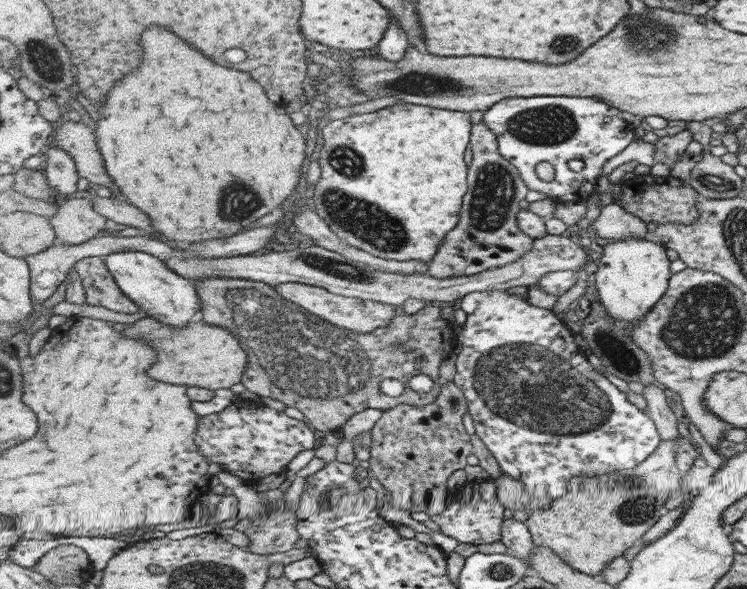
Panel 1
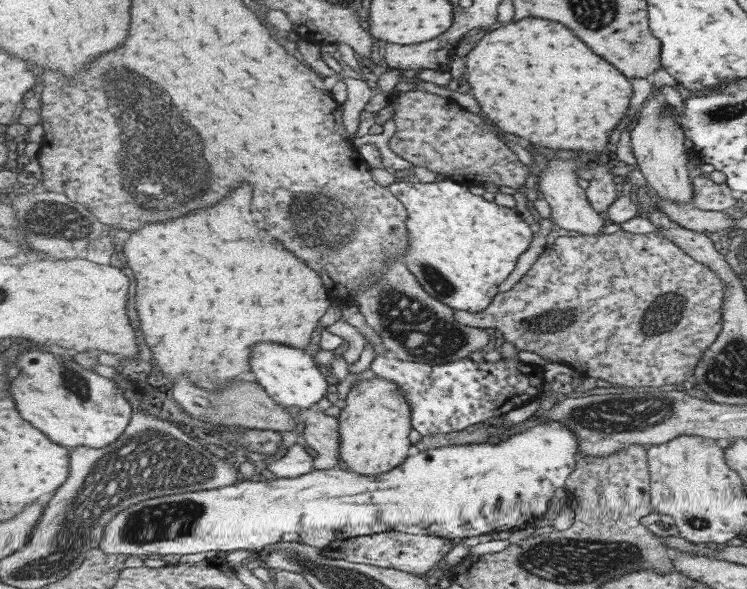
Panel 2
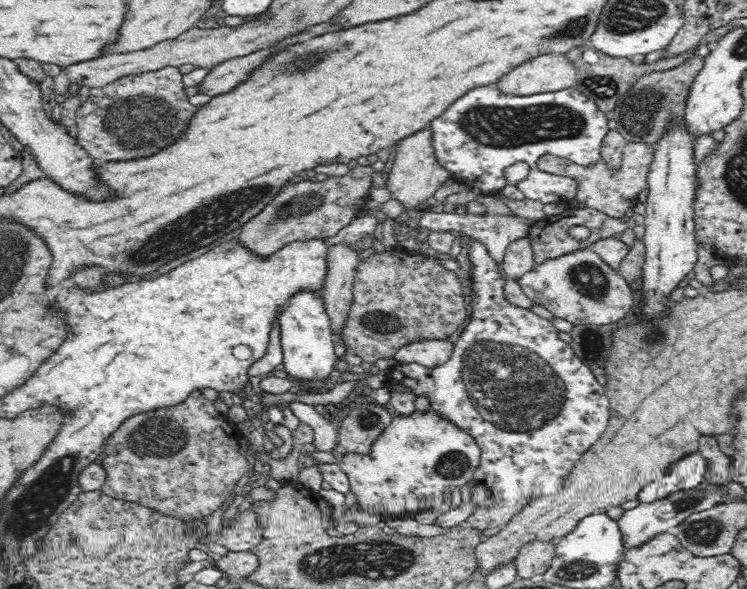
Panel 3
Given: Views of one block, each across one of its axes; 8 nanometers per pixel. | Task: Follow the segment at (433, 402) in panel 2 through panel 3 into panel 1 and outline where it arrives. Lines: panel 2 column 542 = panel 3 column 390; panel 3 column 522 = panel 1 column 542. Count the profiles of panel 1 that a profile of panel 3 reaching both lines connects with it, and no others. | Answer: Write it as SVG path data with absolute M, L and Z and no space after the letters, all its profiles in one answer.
M491 290L485 292L472 292L458 301L458 307L468 316L463 325L462 331L458 334L458 341L463 349L456 358L456 375L453 382L463 389L464 395L470 404L470 416L472 417L476 435L483 441L485 447L491 452L498 464L509 476L519 479L527 488L525 494L528 495L525 503L522 503L515 510L525 510L528 513L539 508L550 507L551 502L561 498L569 488L571 479L584 476L594 477L606 475L615 471L633 469L644 460L654 455L655 450L662 444L662 437L658 431L658 425L650 417L647 410L637 408L635 404L629 402L627 394L621 392L613 382L609 382L603 374L595 372L591 362L587 360L587 352L582 352L575 344L574 333L566 324L557 318L550 310L545 308L535 308L517 295L509 295L504 290Z

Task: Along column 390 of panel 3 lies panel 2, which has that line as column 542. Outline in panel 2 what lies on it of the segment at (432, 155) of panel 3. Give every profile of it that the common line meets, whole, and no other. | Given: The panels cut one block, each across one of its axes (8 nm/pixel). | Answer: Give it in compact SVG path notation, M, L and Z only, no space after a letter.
M555 154L547 156L546 167L540 172L536 183L538 190L542 193L544 200L551 208L551 218L565 230L573 230L581 235L600 235L603 227L609 223L604 213L597 212L591 201L585 194L585 189L580 185L577 168L586 167L583 163L574 159L564 160Z

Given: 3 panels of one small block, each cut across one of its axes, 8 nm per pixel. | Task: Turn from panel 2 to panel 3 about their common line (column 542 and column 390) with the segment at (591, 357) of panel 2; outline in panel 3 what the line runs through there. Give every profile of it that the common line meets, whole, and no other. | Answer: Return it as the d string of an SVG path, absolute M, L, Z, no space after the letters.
M397 249L396 252L378 252L372 256L361 260L357 266L357 271L353 280L353 302L351 305L350 315L347 321L347 328L343 331L346 347L352 352L360 356L366 367L373 367L374 363L381 358L390 358L398 351L398 348L406 346L407 343L416 342L416 340L446 340L458 328L466 322L468 318L468 310L466 310L466 298L462 292L462 285L458 274L454 271L444 268L440 263L440 259L429 255L428 253L406 251L405 249Z

